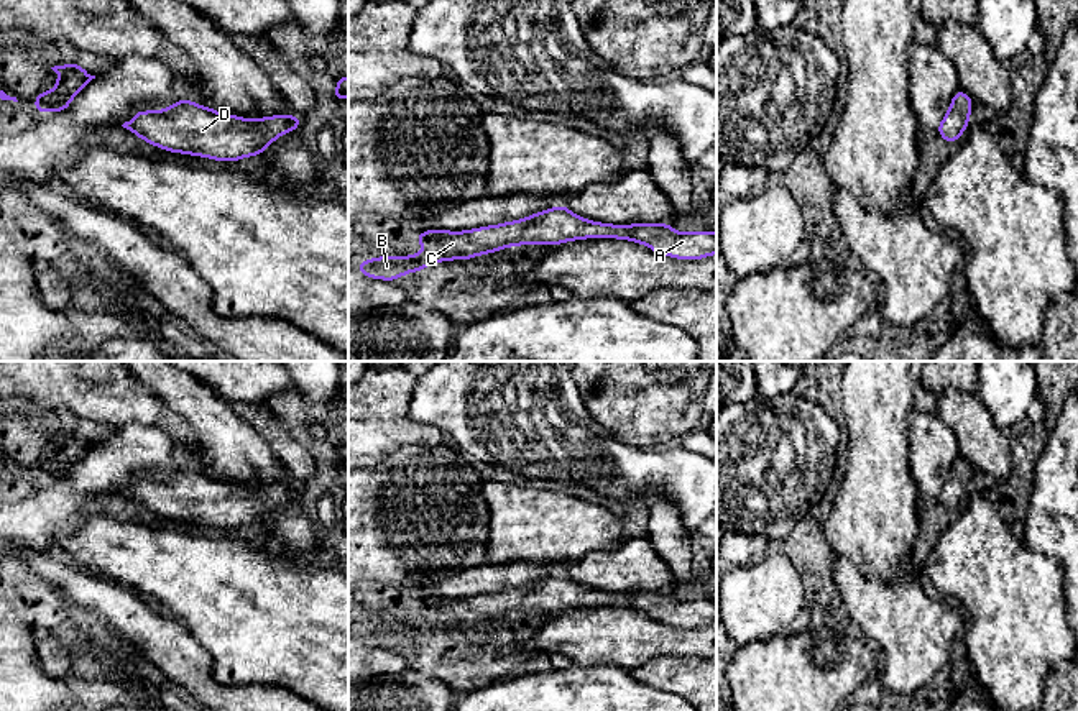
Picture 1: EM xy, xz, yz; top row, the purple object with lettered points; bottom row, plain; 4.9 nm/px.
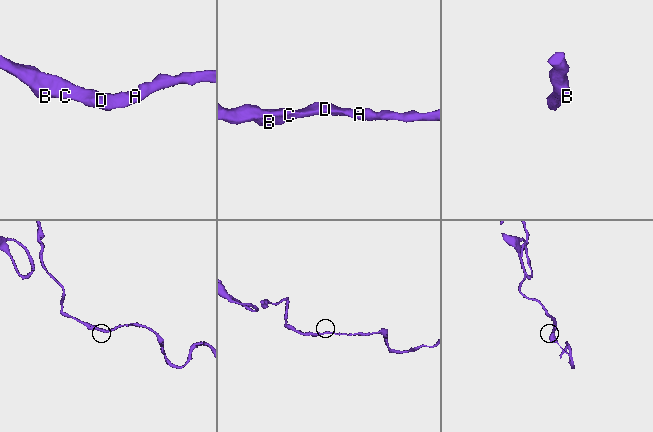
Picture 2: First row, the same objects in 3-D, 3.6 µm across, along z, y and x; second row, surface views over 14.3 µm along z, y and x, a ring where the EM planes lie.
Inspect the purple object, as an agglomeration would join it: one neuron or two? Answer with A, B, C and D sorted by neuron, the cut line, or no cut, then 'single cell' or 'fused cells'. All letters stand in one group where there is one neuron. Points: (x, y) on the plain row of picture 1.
groups A B C D; cut none; single cell

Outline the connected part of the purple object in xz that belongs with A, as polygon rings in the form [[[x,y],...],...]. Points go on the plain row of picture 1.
[[[565,571],[529,583],[518,589],[481,594],[467,599],[427,598],[416,609],[427,616],[404,626],[380,624],[357,632],[366,645],[396,649],[432,631],[472,627],[516,612],[559,612],[582,606],[620,606],[649,614],[677,627],[702,627],[716,621],[716,601],[677,601],[669,591],[610,593],[574,583]]]

